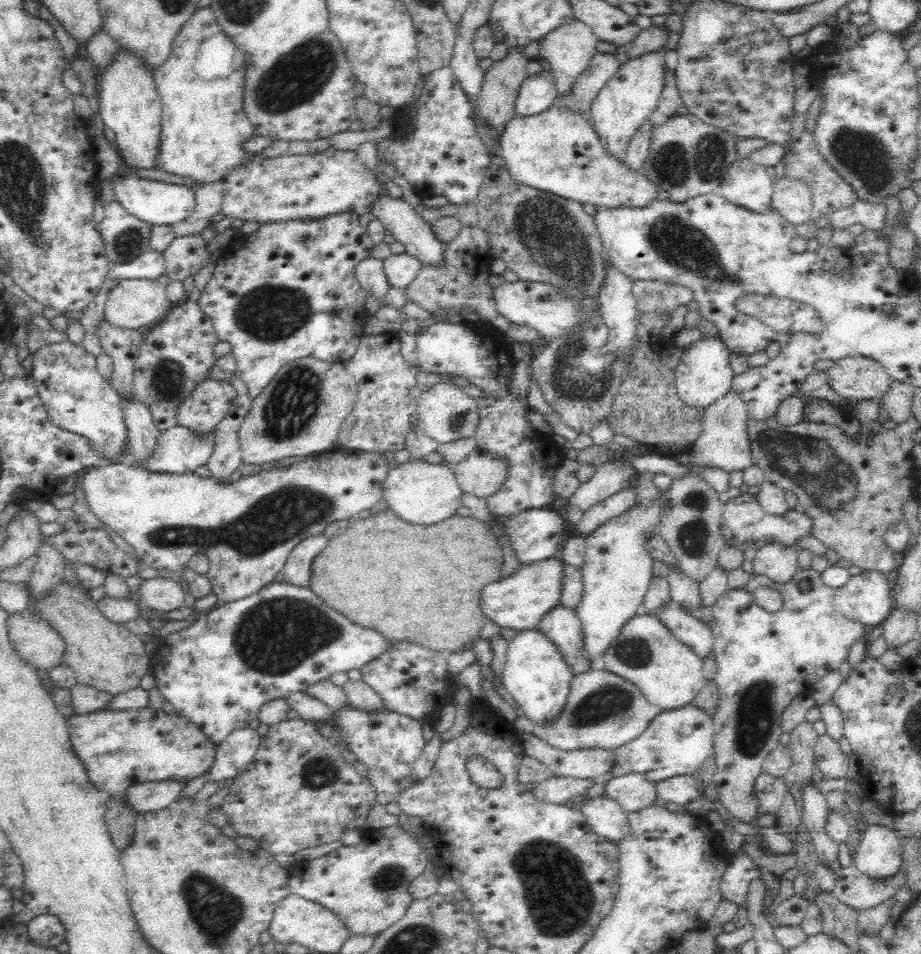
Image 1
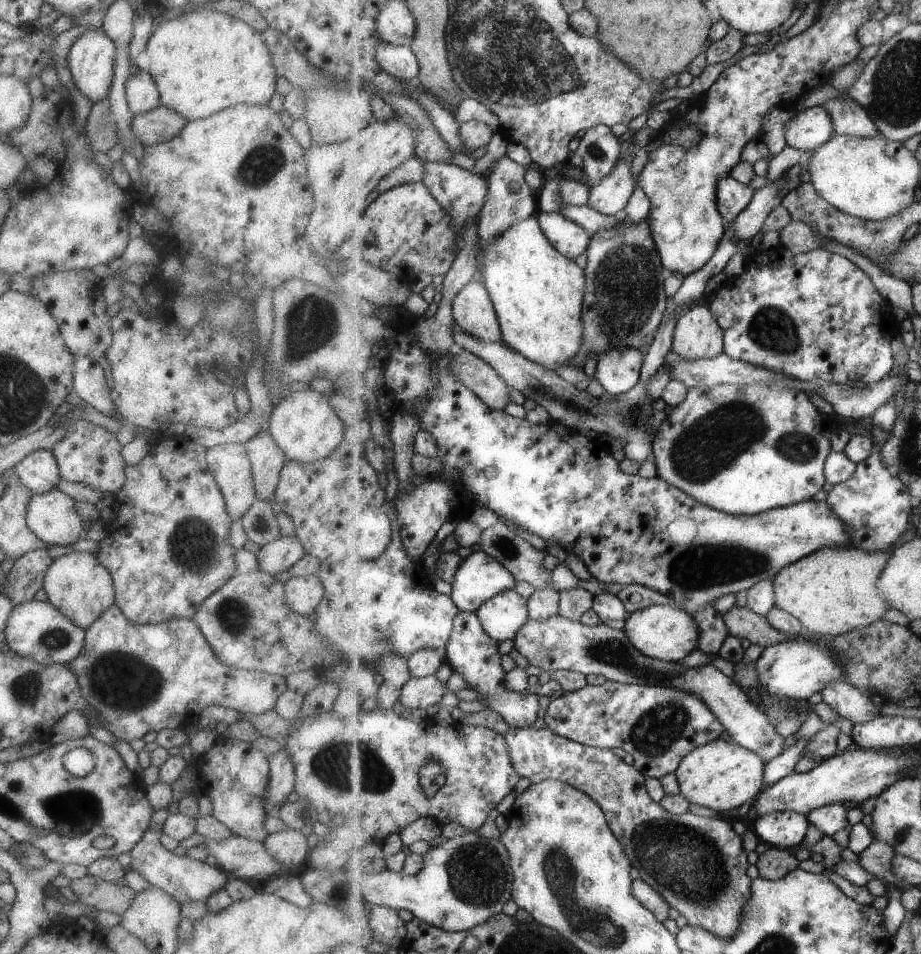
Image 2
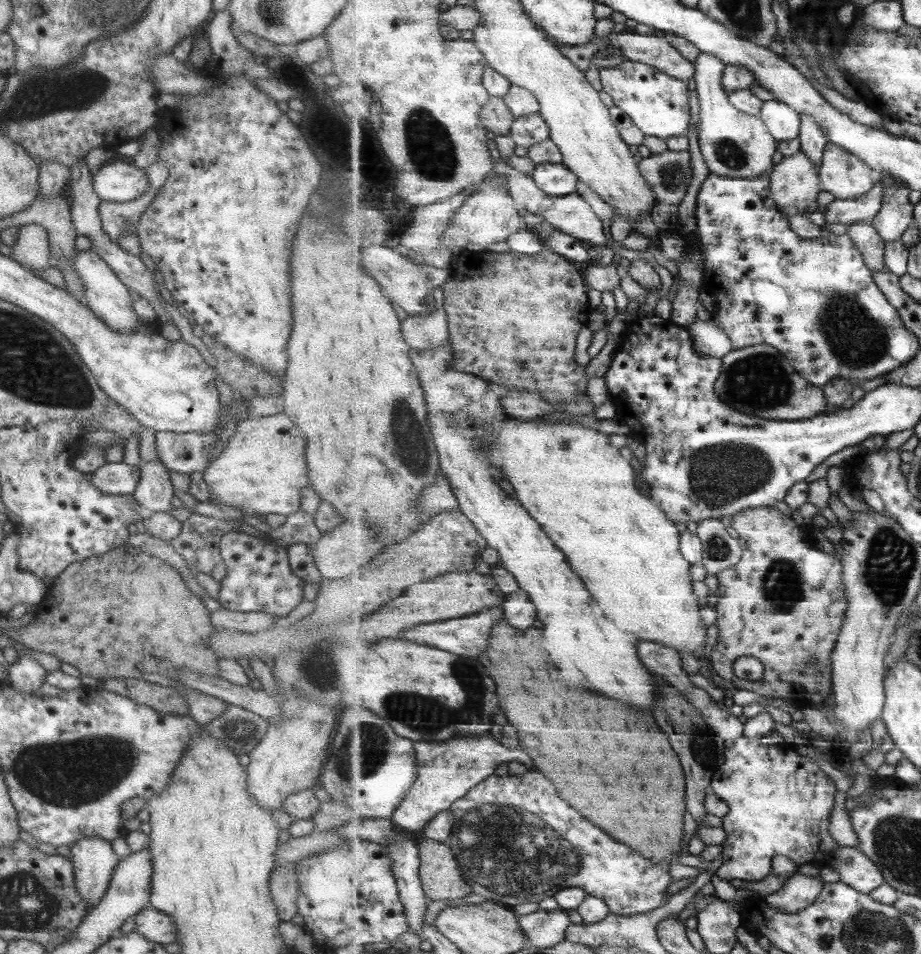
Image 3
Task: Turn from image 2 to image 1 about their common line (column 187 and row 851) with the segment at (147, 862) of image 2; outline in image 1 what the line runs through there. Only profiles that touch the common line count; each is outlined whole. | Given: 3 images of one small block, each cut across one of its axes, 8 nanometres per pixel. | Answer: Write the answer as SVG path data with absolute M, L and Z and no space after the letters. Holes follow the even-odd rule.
M868 824L857 847L853 866L870 880L888 880L901 872L903 858L900 839L886 826Z

